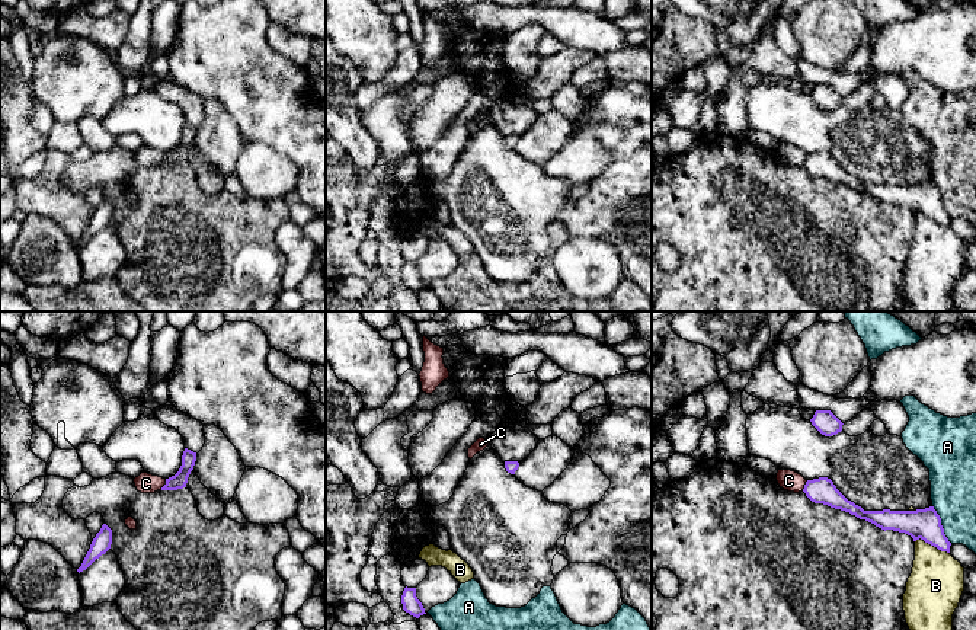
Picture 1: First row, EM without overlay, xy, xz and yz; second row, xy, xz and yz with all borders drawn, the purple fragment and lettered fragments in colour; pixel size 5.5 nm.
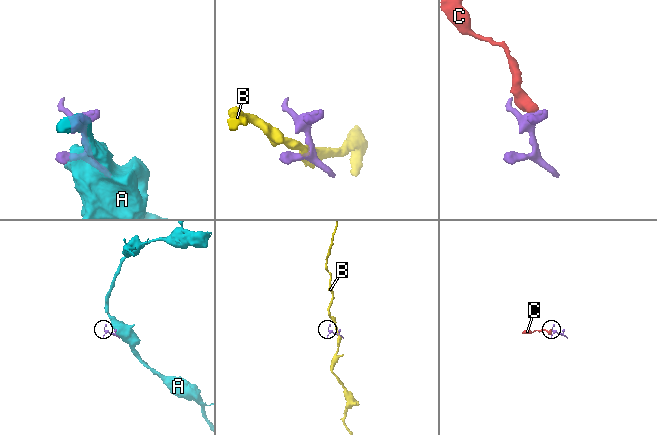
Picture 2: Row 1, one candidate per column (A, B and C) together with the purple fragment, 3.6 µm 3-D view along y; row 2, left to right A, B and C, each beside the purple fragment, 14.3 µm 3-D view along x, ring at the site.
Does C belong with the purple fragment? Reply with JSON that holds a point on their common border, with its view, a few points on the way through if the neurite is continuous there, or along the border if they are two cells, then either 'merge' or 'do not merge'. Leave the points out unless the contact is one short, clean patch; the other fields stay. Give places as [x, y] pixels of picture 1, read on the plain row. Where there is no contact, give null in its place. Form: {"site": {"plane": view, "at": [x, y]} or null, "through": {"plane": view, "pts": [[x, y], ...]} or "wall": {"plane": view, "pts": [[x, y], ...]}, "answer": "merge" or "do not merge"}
{"site": {"plane": "xy", "at": [165, 159]}, "wall": {"plane": "xy", "pts": [[166, 153], [160, 163]]}, "answer": "do not merge"}

